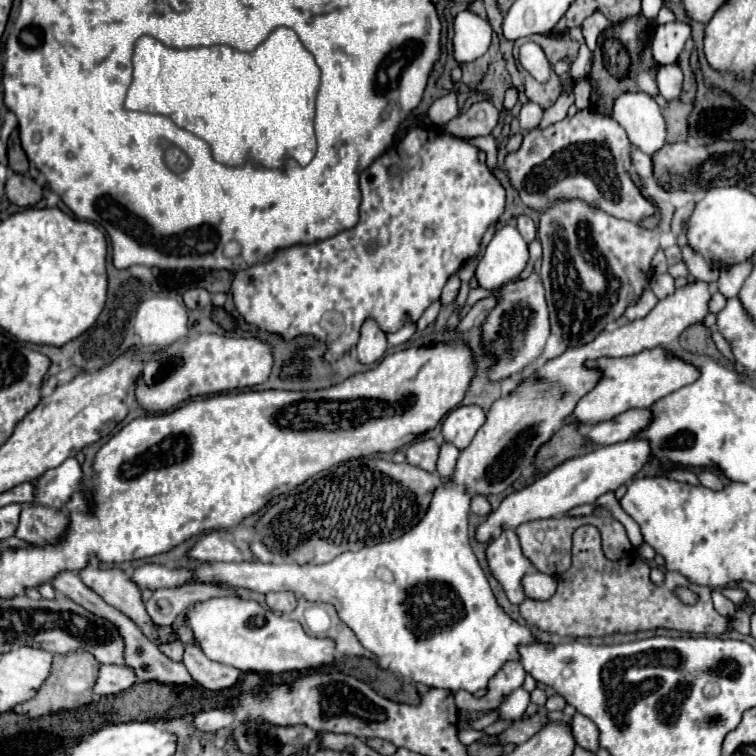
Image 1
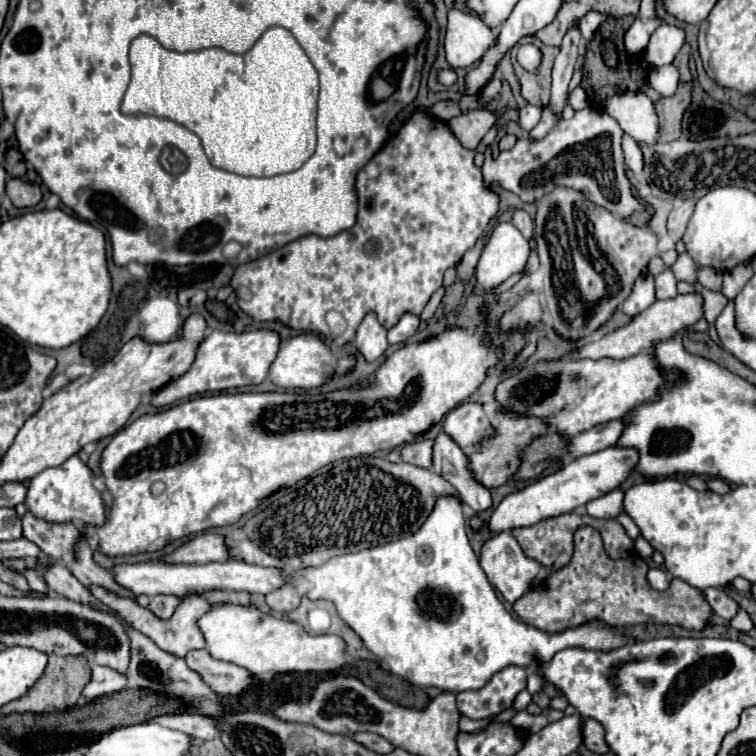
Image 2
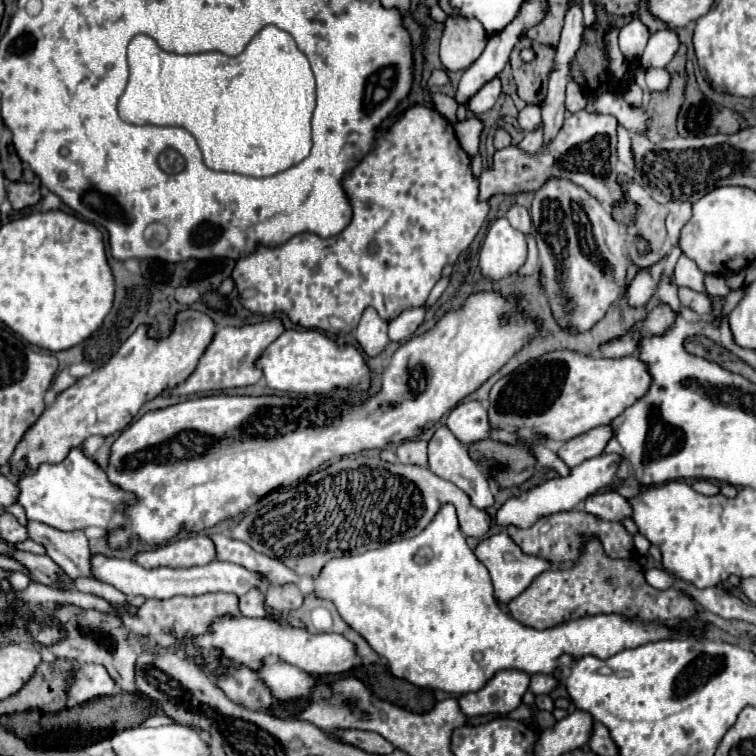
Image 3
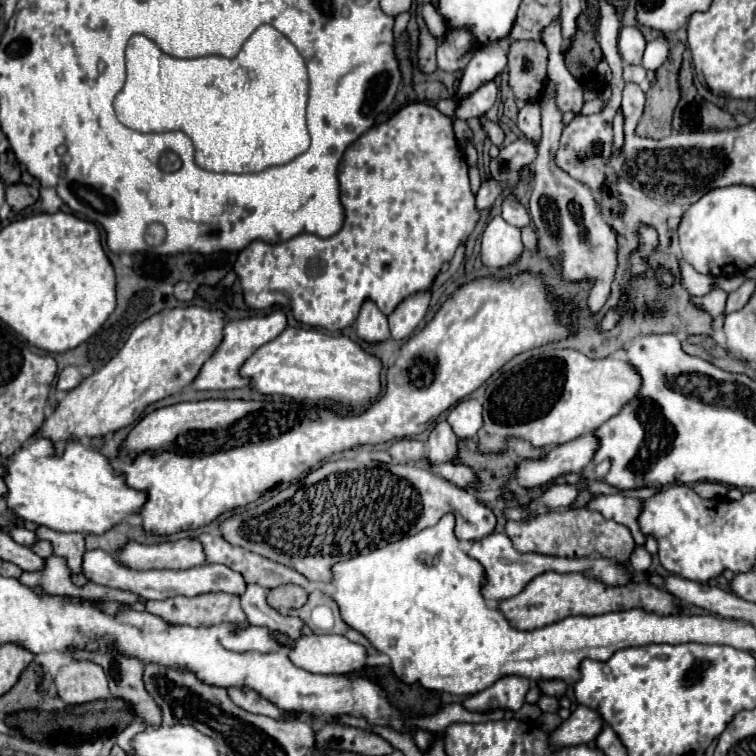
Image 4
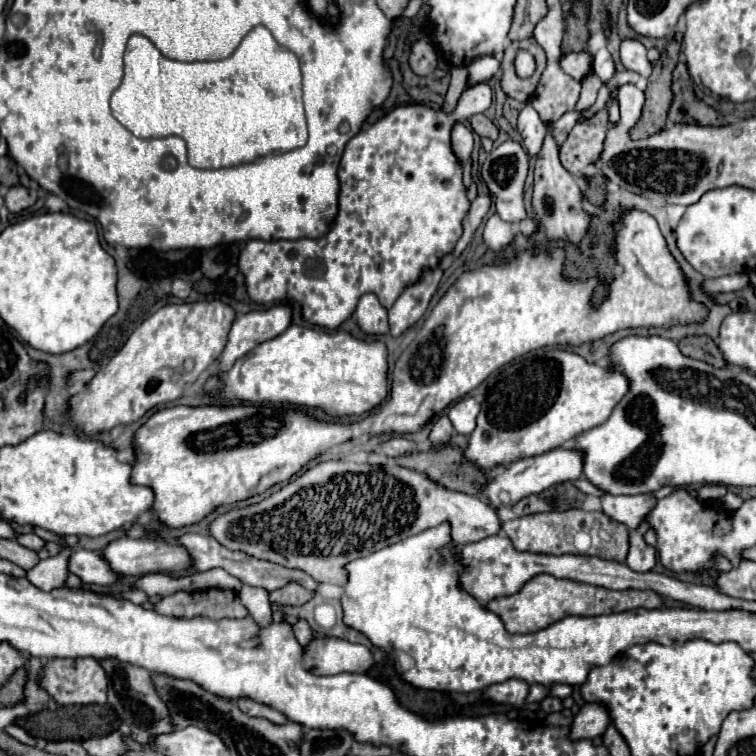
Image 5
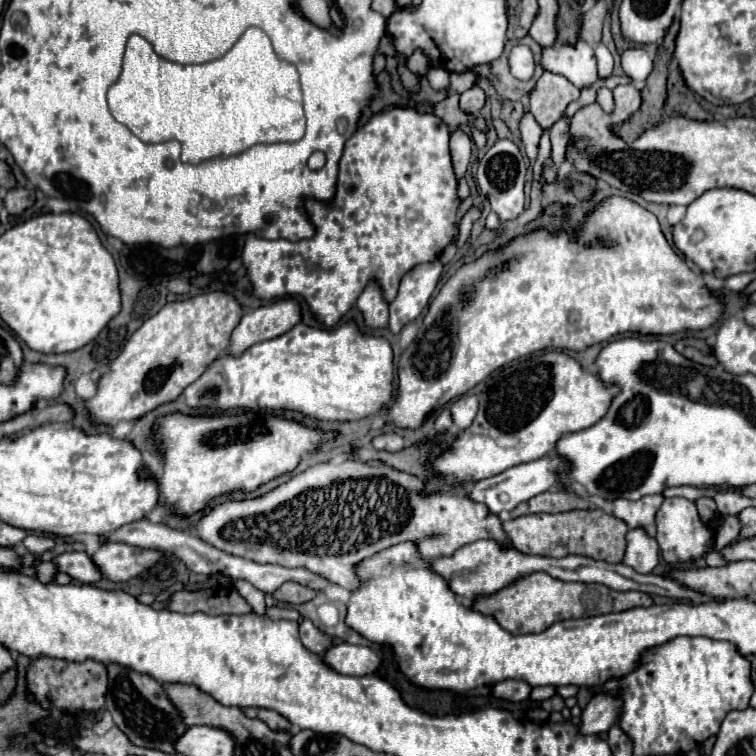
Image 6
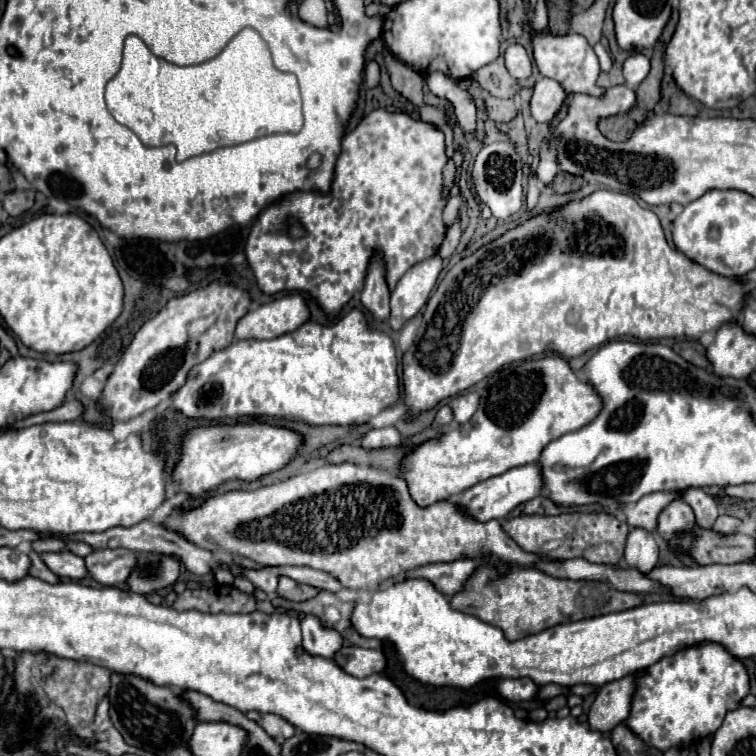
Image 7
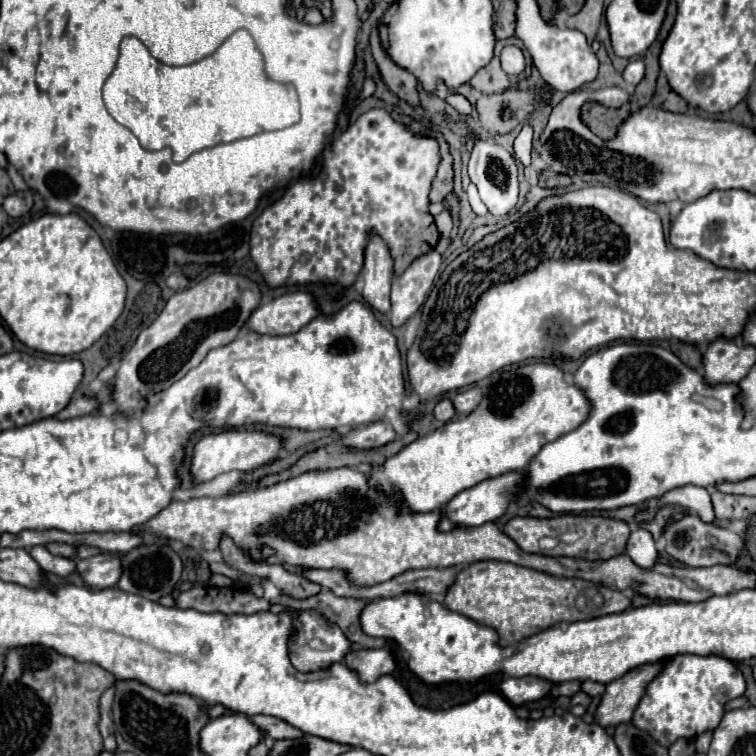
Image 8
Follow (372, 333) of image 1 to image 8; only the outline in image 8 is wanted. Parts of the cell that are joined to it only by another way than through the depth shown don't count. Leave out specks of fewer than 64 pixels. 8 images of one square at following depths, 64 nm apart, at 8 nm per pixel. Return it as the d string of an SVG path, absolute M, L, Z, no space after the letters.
M374 236L366 246L366 260L362 268L362 296L378 312L386 314L390 308L390 282L392 282L392 258L388 246Z

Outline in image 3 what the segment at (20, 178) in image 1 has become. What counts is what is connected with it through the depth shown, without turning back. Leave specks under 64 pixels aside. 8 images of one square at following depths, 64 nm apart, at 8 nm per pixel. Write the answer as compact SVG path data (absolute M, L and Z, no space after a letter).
M24 180L8 182L6 192L8 192L8 200L14 206L14 210L22 210L26 206L34 206L34 204L38 204L42 200L40 188L36 184L24 182Z

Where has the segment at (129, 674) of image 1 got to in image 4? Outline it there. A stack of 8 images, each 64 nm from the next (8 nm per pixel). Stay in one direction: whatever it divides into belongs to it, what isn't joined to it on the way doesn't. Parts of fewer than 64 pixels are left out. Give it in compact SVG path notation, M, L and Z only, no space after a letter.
M72 660L58 672L56 688L60 700L64 700L66 704L84 704L110 698L108 678L104 670L94 662Z

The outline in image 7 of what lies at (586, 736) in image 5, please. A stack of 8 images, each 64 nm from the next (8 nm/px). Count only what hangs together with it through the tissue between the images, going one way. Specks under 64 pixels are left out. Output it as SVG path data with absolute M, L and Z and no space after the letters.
M638 674L624 676L622 680L604 684L602 690L598 690L588 712L590 728L596 728L598 732L610 732L628 718L636 676Z

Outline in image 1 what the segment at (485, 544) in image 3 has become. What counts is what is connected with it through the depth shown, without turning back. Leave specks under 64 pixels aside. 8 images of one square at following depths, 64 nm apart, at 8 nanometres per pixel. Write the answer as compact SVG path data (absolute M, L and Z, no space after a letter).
M504 530L496 540L492 540L488 544L486 558L488 558L488 566L490 566L492 576L506 590L508 600L516 606L522 604L524 592L522 592L522 586L520 586L520 580L526 572L532 570L532 564L522 554L516 532Z

